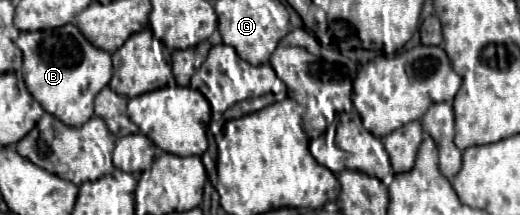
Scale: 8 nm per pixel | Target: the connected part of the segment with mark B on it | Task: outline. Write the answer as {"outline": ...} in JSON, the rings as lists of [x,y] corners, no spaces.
{"outline":[[[74,25],[48,31],[24,31],[16,39],[24,53],[24,81],[46,113],[70,127],[82,127],[94,115],[94,97],[112,77],[110,53],[94,47]]]}

